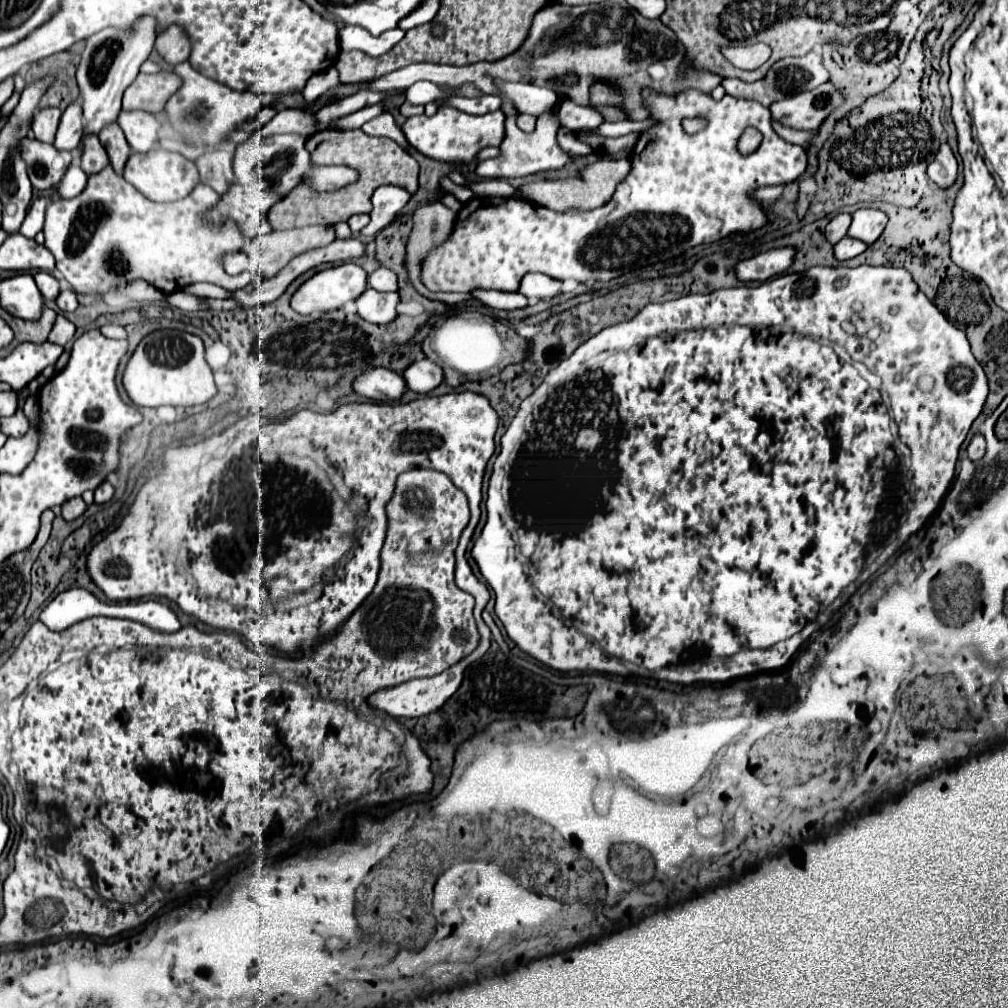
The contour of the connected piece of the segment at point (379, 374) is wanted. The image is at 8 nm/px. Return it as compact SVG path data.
M379 367L379 369L371 369L369 373L357 377L353 383L353 389L355 393L371 401L389 403L389 401L399 401L403 393L407 391L407 385L401 375Z

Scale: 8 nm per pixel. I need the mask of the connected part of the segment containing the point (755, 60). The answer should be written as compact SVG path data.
M755 43L745 47L721 47L721 53L731 65L745 71L755 71L769 59L771 49L765 43Z

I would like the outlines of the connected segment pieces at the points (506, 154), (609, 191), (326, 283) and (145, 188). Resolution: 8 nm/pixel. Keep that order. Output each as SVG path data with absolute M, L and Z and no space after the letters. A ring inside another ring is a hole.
M543 113L537 119L537 127L531 133L525 133L517 127L516 120L518 116L508 116L505 120L505 139L501 145L501 155L497 159L487 159L479 161L475 173L483 179L505 179L527 177L533 173L541 171L555 171L565 167L571 161L571 155L561 151L557 143L557 131L559 131L559 119L555 113Z
M619 153L615 157L609 157L609 159L617 159L617 161L597 161L593 165L589 165L585 171L583 171L583 177L579 179L567 179L567 181L537 181L537 183L531 183L531 185L525 185L521 187L519 191L529 197L533 203L537 205L543 205L547 209L553 209L553 211L569 211L569 209L577 209L577 211L589 211L589 209L597 209L597 207L603 207L605 203L611 201L613 197L613 189L615 185L619 185L619 181L623 181L629 171L631 171L631 163L629 159L621 159L621 157L627 157L627 153Z
M355 263L329 267L329 269L321 271L321 273L317 273L317 275L313 275L309 281L305 281L299 287L299 291L291 299L291 307L301 315L335 311L335 309L343 307L347 301L355 301L367 289L367 279L369 279L369 275Z
M155 149L149 153L133 153L125 167L125 179L155 203L171 203L175 199L183 199L189 191L193 191L201 183L197 165L193 161L185 159L179 153L171 153L163 149L159 151Z

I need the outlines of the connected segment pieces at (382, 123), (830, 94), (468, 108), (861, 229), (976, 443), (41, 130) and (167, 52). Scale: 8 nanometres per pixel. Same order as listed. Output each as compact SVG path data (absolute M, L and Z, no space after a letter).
M383 113L379 117L373 118L361 127L367 135L381 135L396 141L404 150L408 152L408 142L394 117L390 113Z
M827 81L813 91L803 91L783 101L775 101L769 109L775 121L787 127L817 129L841 105L843 93Z
M483 95L483 97L453 97L449 101L441 101L443 105L453 105L459 111L471 113L471 115L485 115L491 111L497 111L501 107L501 99L493 95Z
M859 209L851 217L853 217L853 221L851 221L847 235L863 241L867 245L871 245L879 239L879 235L883 233L883 229L889 221L887 215L879 209Z
M975 435L967 451L969 451L971 461L977 461L979 457L983 457L985 455L985 439L983 439L983 435Z
M39 109L33 119L35 139L43 143L53 143L61 119L61 109Z
M169 25L157 37L155 49L159 51L159 55L167 63L177 65L177 63L183 63L183 61L189 59L189 55L191 55L191 39L185 33L185 29L179 29L179 25Z

